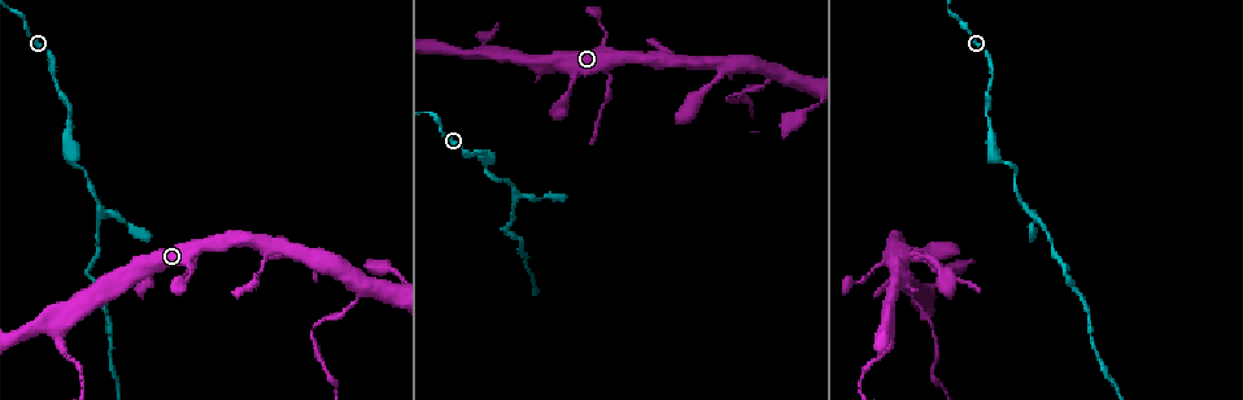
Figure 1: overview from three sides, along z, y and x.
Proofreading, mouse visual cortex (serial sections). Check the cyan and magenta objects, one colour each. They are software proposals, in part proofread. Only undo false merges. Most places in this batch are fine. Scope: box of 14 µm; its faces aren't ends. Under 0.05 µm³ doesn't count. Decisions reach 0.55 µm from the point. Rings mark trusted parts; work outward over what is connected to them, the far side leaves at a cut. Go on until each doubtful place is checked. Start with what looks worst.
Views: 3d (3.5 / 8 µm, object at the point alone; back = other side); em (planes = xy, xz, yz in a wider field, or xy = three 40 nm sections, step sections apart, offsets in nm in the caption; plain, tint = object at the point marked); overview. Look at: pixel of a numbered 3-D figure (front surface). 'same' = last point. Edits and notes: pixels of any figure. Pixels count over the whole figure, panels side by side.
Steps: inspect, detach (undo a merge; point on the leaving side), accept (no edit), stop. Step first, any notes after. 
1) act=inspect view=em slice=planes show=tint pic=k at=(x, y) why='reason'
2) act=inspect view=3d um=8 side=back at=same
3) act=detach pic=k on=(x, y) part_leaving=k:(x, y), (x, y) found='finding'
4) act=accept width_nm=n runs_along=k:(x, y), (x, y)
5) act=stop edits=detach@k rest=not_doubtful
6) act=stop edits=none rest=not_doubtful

act=inspect view=3d um=3.5 pic=1 at=(62, 349) why='thick turns thin'

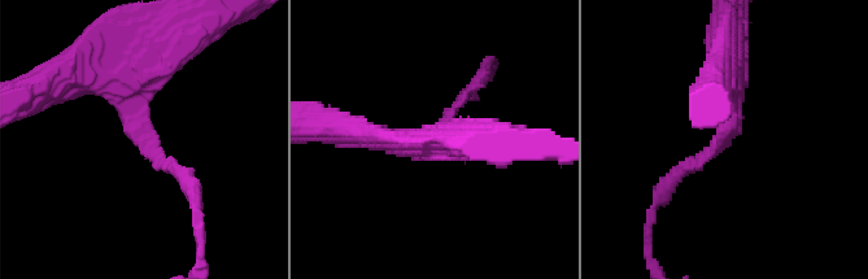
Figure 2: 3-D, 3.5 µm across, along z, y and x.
act=inspect view=em slice=xy step=5 show=tint pic=2 at=(139, 129) why='now the EM'

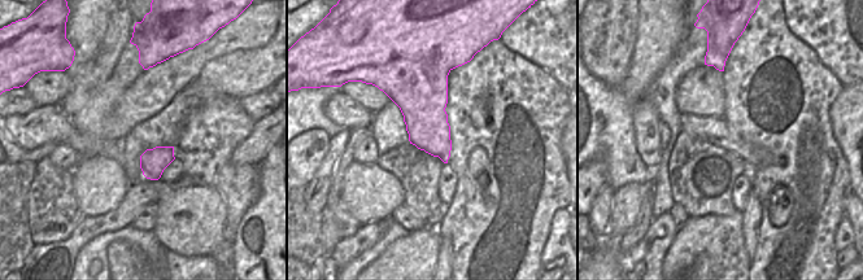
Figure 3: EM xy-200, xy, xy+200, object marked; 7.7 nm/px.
act=inspect view=em slice=planes show=tint at=same why='another direction'

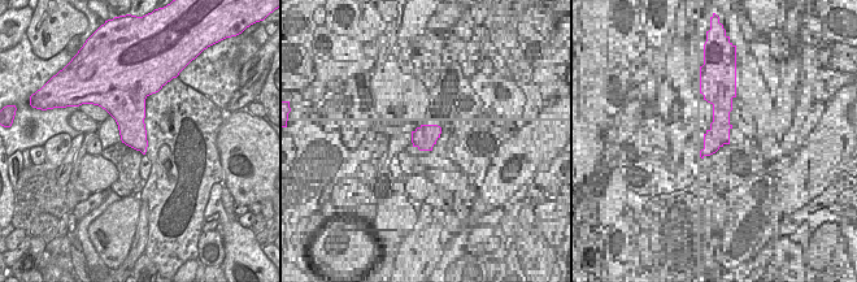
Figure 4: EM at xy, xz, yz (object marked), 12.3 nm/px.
act=accept found='one cell here'

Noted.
act=inspect view=3d um=3.5 pic=1 at=(360, 295) why='three-way junction'

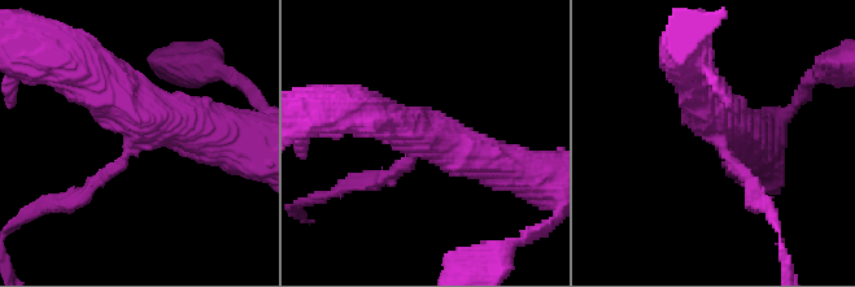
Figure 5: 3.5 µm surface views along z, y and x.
act=inspect view=em slice=planes show=tint pic=5 at=(718, 133) arms=3 arm_widths_nm=200,500,500 why='shape alone is not enough'

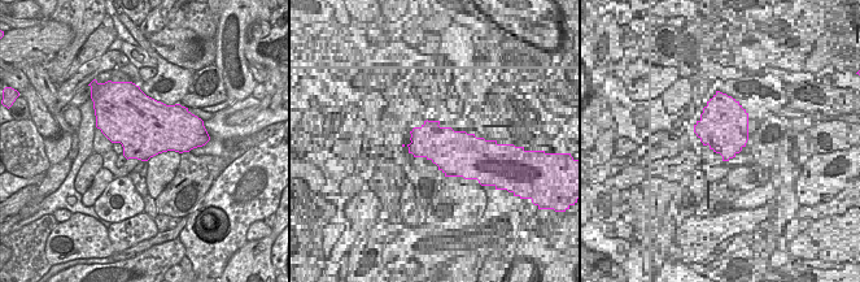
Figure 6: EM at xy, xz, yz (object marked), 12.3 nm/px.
act=accept width_nm=750 runs_along=5:(73, 64), (138, 116), (213, 135) found='one cell here'

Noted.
act=inspect view=3d um=3.5 pic=1 at=(312, 330)

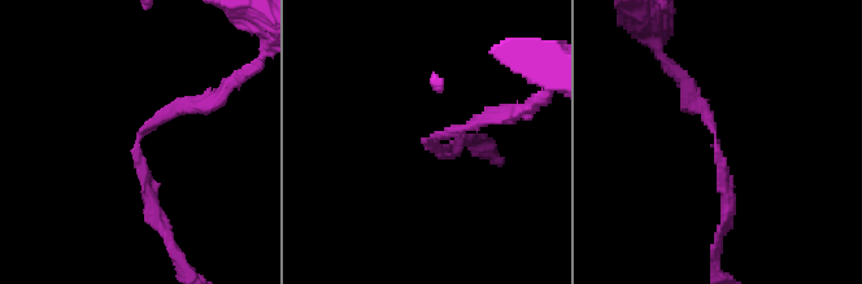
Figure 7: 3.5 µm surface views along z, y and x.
act=inspect view=em slice=planes show=tint pic=7 at=(714, 139)

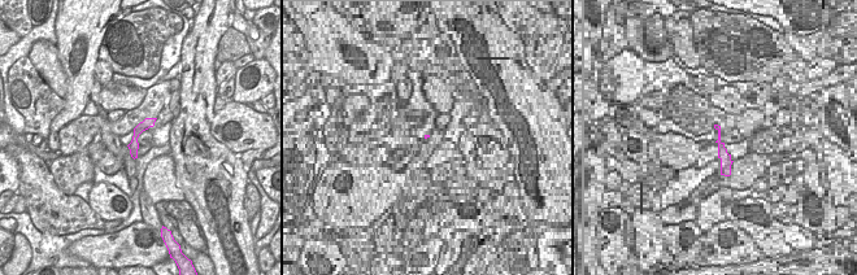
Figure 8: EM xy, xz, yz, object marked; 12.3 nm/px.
act=accept runs_along=7:(692, 105), (715, 132), (726, 217) found='continuous, no second cell'

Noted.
act=stop edits=none rest=not_doubtful

